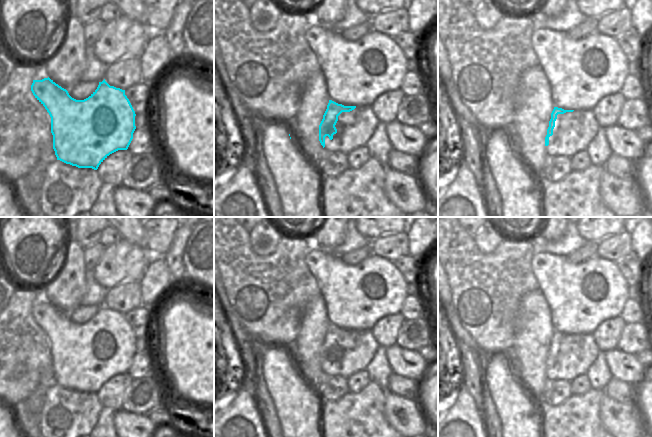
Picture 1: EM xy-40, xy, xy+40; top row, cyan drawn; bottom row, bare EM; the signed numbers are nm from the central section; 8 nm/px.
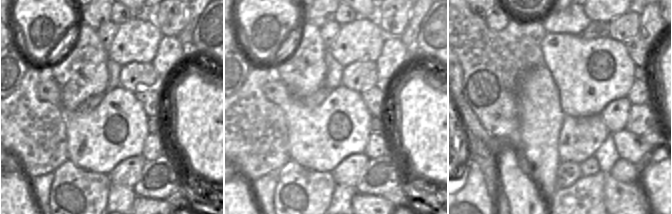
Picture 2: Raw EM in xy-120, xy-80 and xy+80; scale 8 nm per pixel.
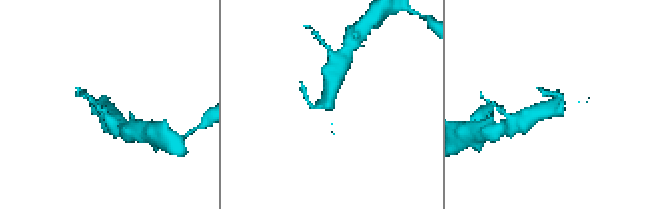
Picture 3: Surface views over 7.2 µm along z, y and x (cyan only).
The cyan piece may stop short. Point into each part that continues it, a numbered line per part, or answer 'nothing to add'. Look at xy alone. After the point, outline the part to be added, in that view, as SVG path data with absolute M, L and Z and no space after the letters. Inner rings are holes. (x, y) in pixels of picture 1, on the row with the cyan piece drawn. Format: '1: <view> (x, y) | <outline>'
1: xy (356, 73) | M309 26L305 39L317 57L325 77L329 100L344 106L371 106L375 99L392 90L399 90L407 73L407 59L393 38L370 30L362 38L350 42L341 32Z

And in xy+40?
1: xy+40 (581, 72) | M536 28L531 45L549 81L553 105L564 110L593 110L602 98L619 92L629 74L629 61L616 39L598 32L574 40L567 32Z

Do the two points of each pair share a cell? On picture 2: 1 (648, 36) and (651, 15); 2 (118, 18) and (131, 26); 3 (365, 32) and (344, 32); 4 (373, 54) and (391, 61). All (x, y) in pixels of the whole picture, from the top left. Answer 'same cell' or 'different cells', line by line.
1: same cell
2: different cells
3: different cells
4: different cells

